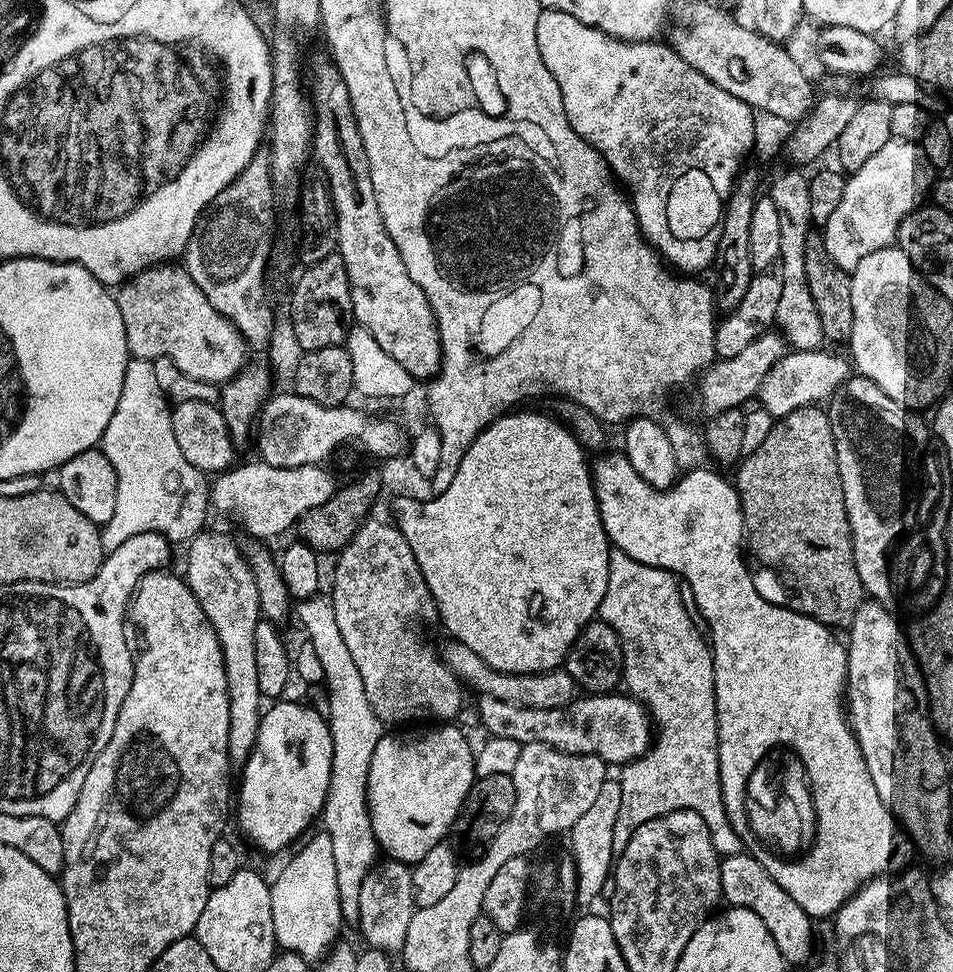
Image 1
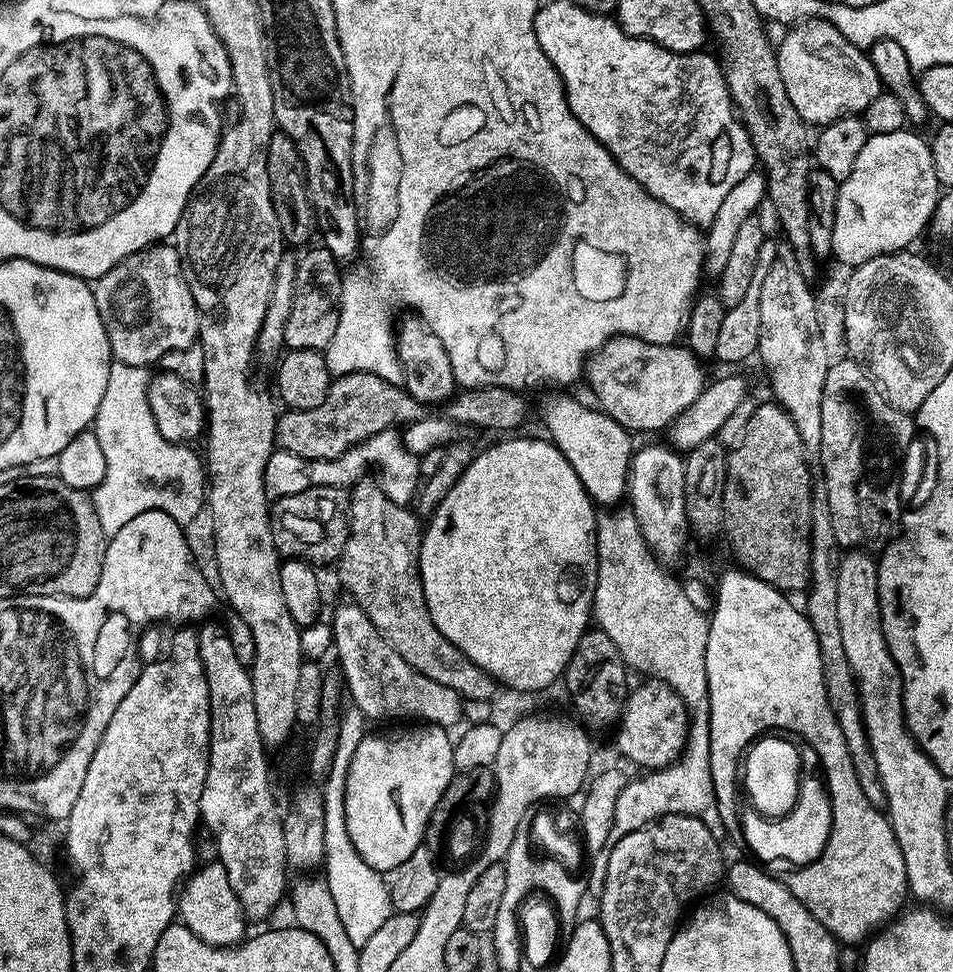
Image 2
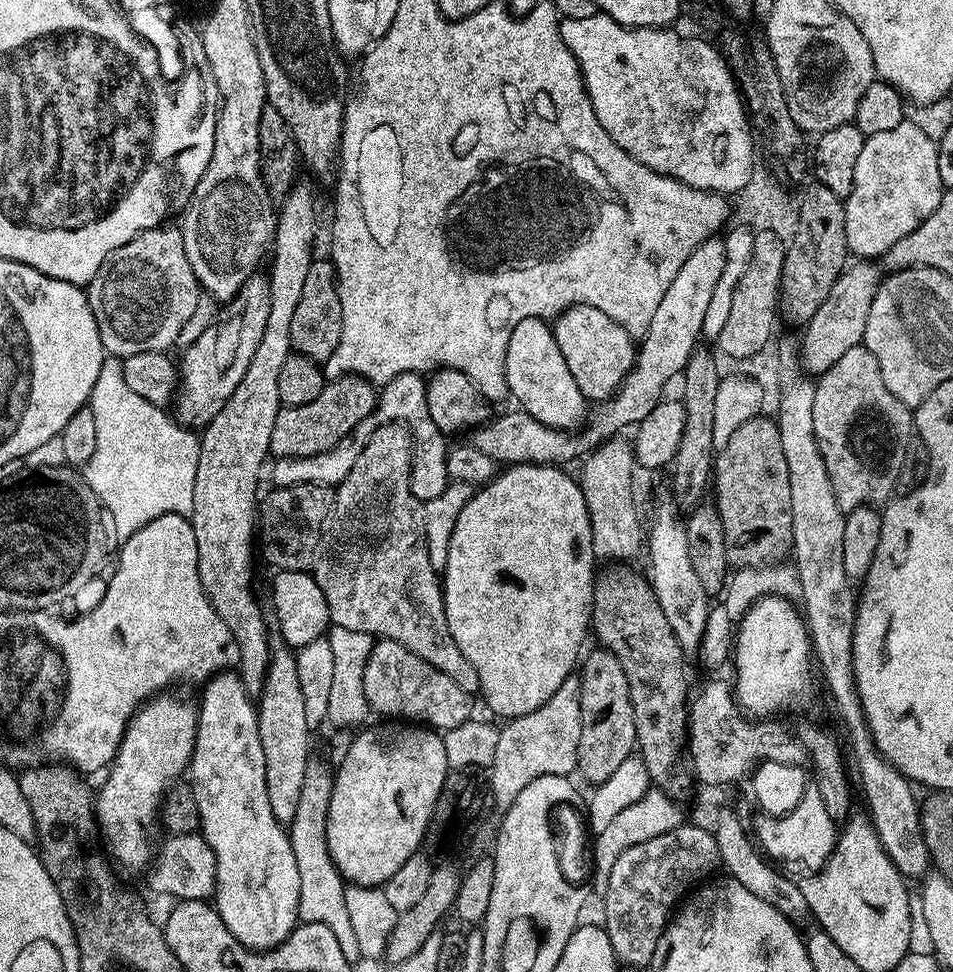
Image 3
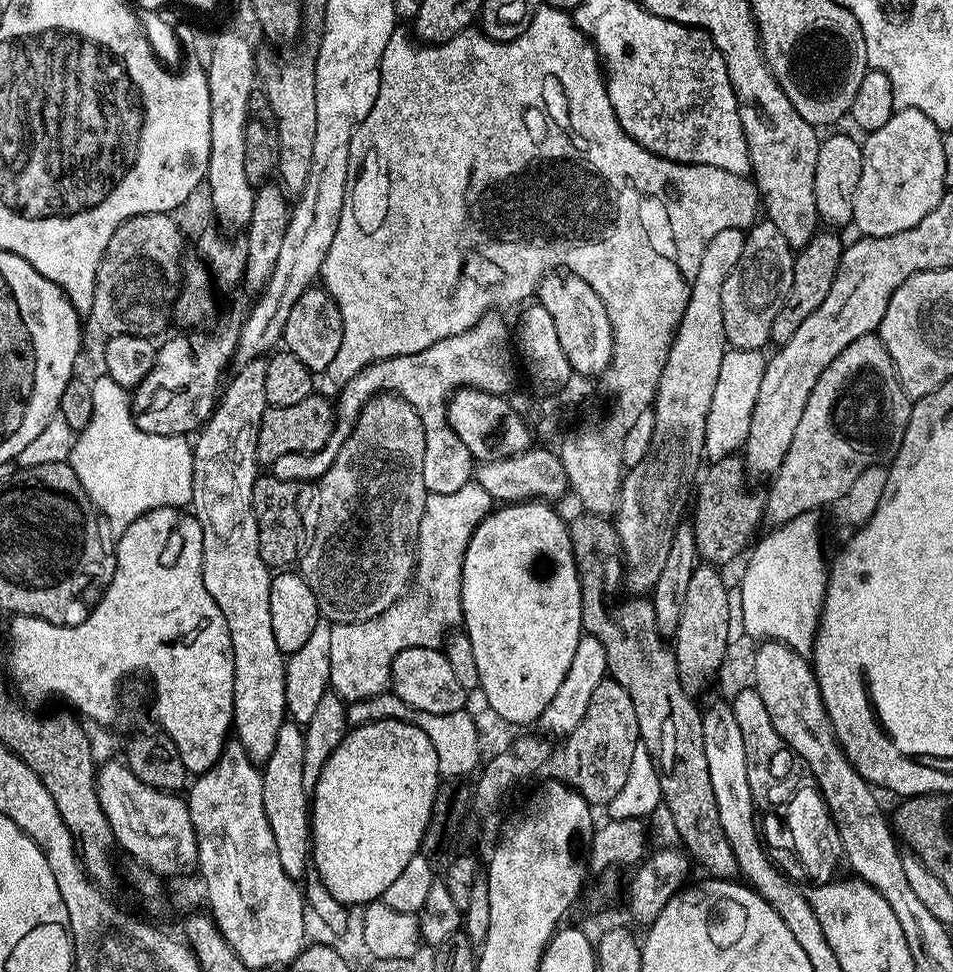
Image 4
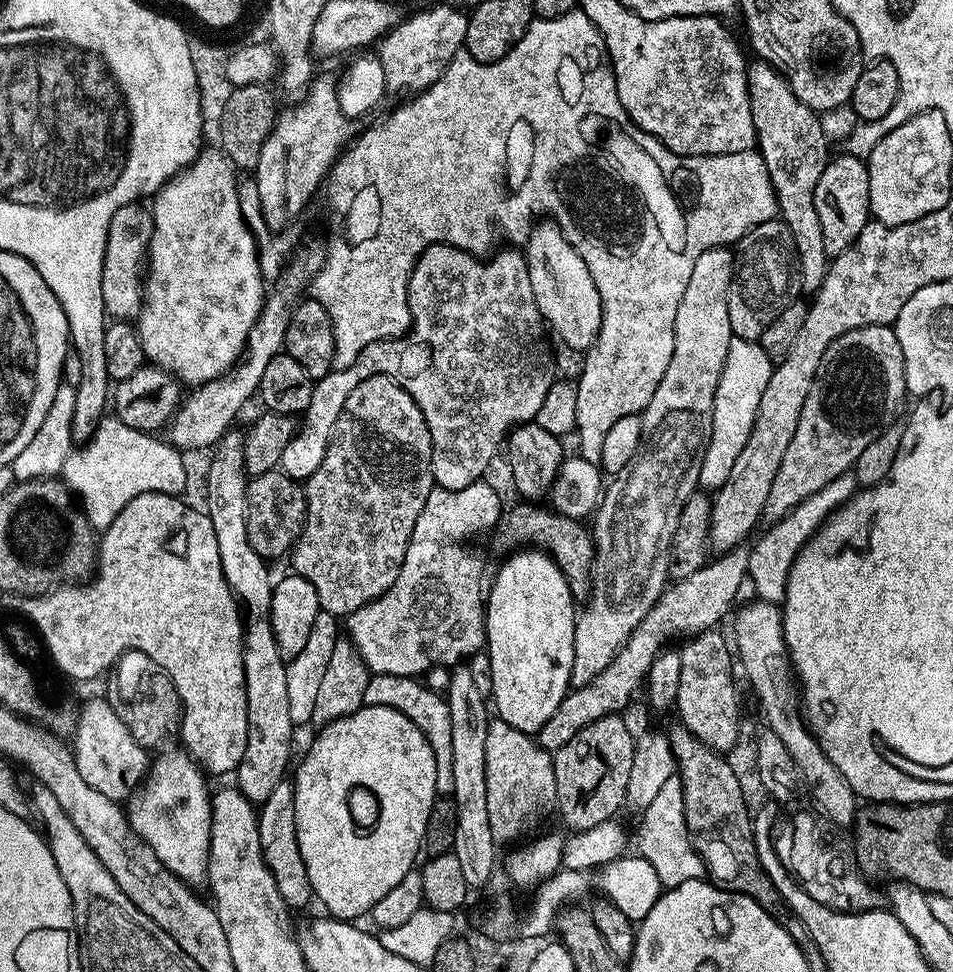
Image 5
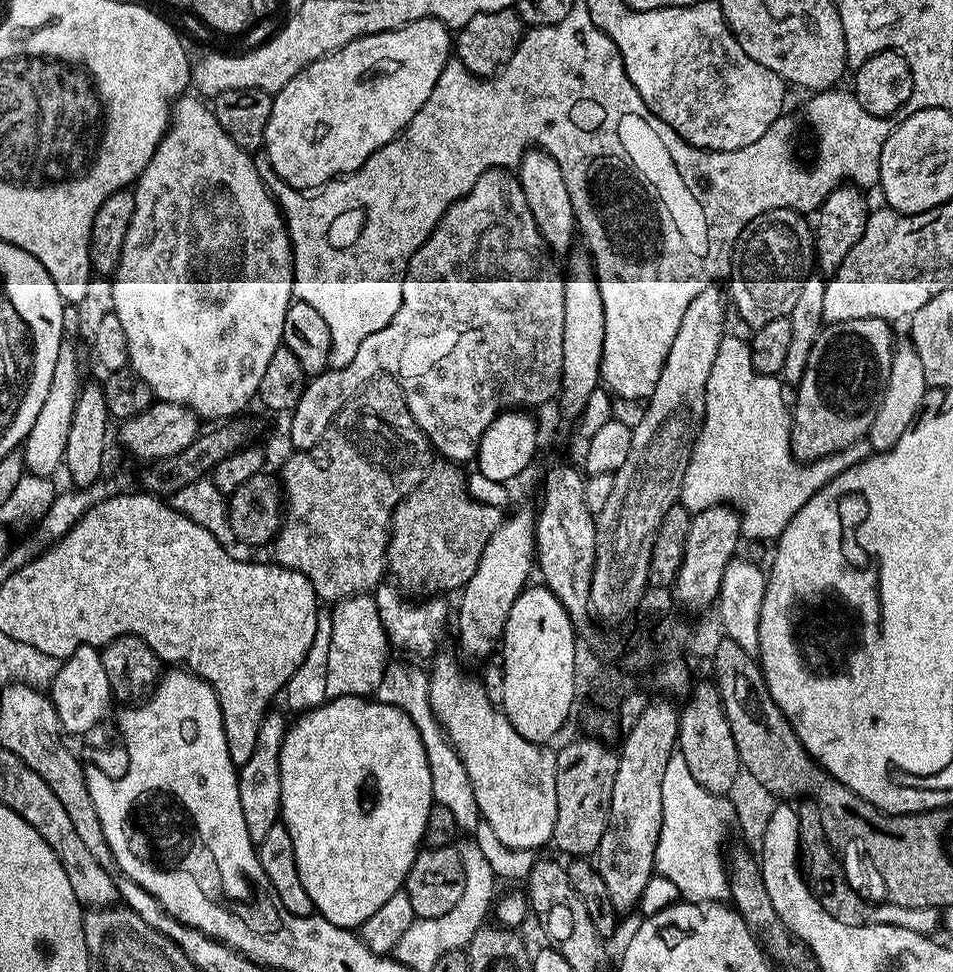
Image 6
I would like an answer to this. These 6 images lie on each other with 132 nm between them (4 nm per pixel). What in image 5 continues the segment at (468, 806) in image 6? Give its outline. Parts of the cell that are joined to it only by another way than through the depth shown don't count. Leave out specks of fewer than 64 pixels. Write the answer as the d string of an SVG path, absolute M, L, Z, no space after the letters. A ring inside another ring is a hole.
M373 673L367 682L363 694L364 705L390 706L408 718L422 731L430 742L435 758L435 788L439 795L451 795L454 784L454 774L451 773L451 719L447 699L439 693L432 692L427 685L411 676L378 675Z

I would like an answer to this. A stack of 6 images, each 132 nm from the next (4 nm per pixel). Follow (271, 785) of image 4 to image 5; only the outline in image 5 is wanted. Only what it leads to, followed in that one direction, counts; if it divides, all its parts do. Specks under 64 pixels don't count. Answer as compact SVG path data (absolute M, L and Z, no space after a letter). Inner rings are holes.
M285 778L274 786L270 798L258 808L258 838L262 842L262 858L274 874L274 882L278 885L278 894L287 902L289 909L304 908L313 903L310 878L306 874L306 862L302 862L302 850L298 850L298 830L294 822L294 790L292 780Z

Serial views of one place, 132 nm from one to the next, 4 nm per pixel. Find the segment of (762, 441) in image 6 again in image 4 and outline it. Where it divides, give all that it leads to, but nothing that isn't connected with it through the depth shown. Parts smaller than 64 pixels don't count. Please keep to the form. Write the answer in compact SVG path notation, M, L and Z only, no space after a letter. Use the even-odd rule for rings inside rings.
M729 347L718 370L718 383L714 385L714 398L710 401L710 414L706 418L706 442L704 454L709 461L721 460L739 453L750 430L758 389L762 386L762 374L766 356L763 351L740 350ZM804 510L801 516L785 522L769 536L761 535L747 553L748 565L740 580L738 624L756 642L777 640L807 657L816 641L820 611L824 608L824 591L828 585L828 568L820 549L820 520L815 511Z

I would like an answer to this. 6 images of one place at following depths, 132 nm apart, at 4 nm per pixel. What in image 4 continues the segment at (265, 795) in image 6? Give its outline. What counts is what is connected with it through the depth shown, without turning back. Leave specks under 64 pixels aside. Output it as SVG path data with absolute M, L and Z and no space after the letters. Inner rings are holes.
M264 358L252 360L248 364L243 365L239 369L240 373L233 378L232 382L230 380L223 389L216 409L212 411L212 416L204 423L203 428L200 429L198 435L195 437L194 443L192 444L194 486L192 487L192 503L190 505L196 521L202 526L202 550L204 551L202 554L202 582L206 586L210 598L214 598L214 602L218 602L218 610L222 610L222 618L226 618L226 626L228 627L230 642L232 643L232 653L234 654L234 714L232 715L234 736L238 743L246 750L246 754L258 766L263 766L270 758L270 754L274 754L274 746L278 743L278 730L282 730L282 726L286 723L286 717L288 716L286 702L286 653L278 646L276 635L274 634L274 626L272 625L272 613L274 611L274 576L268 564L262 562L262 554L258 550L258 522L254 514L254 482L258 475L258 469L261 467L260 459L258 458L258 428L262 426L262 414L269 408L266 402L267 366L268 361Z

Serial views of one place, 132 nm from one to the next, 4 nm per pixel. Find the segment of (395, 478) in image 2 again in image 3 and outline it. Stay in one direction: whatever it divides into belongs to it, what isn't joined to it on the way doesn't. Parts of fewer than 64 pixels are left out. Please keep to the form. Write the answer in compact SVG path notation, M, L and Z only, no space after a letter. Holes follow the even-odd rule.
M399 372L389 384L379 389L376 409L370 413L346 438L338 442L330 450L326 450L317 456L282 456L275 461L272 468L272 484L278 488L294 486L295 484L326 484L335 486L341 484L350 474L358 454L366 446L366 442L372 437L373 432L386 423L386 418L392 422L404 425L412 434L412 473L408 476L410 486L414 494L421 502L427 502L430 498L438 498L442 490L446 490L450 479L447 472L447 456L450 449L445 433L434 426L434 418L430 418L430 406L426 406L426 390L428 385L425 377L418 372Z

